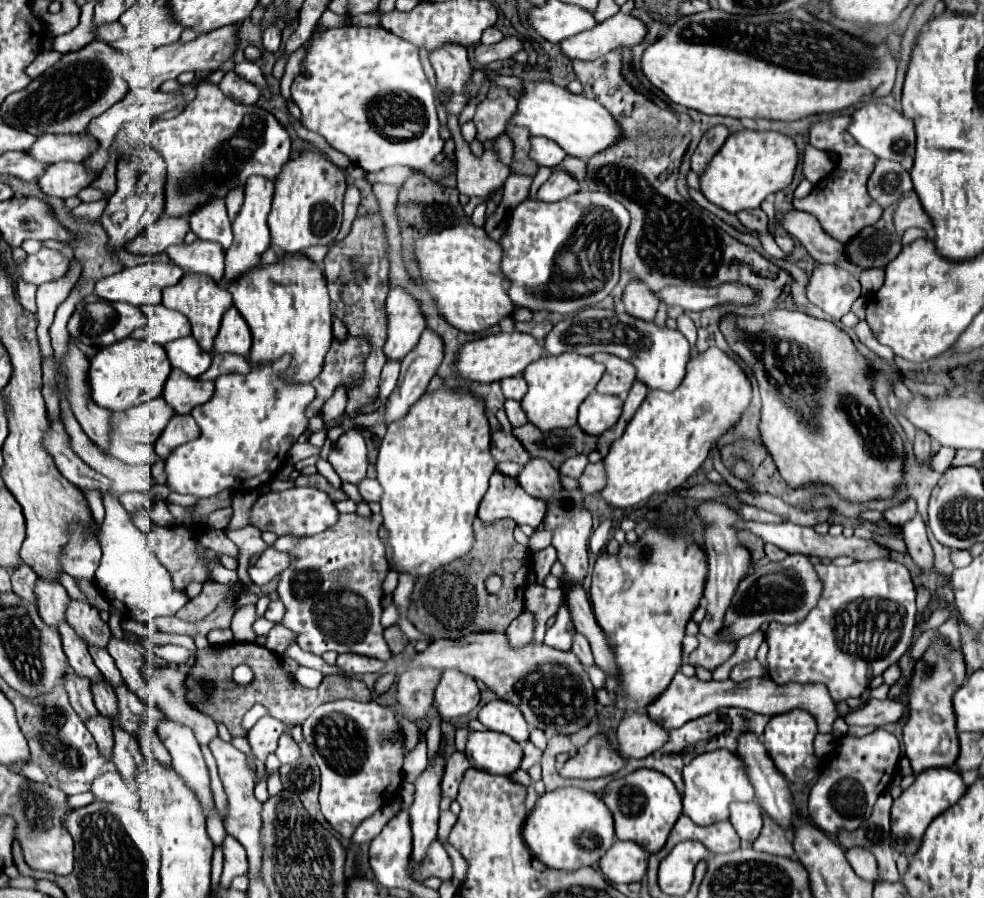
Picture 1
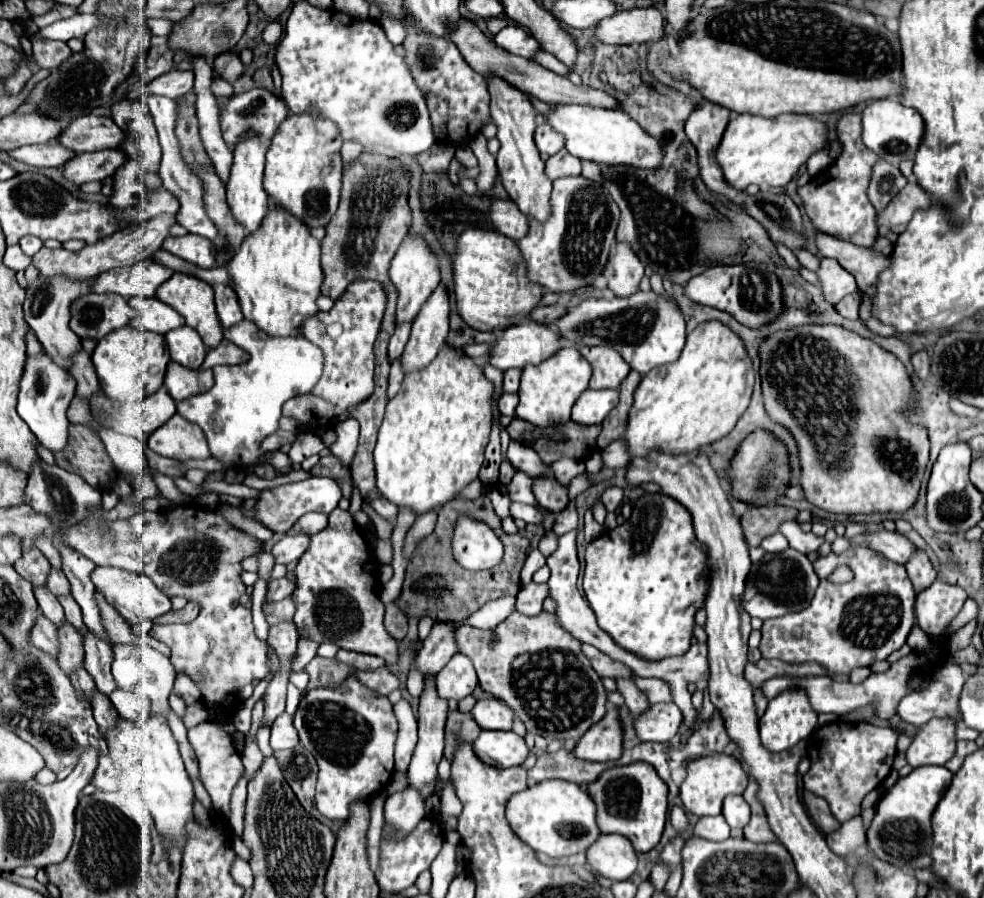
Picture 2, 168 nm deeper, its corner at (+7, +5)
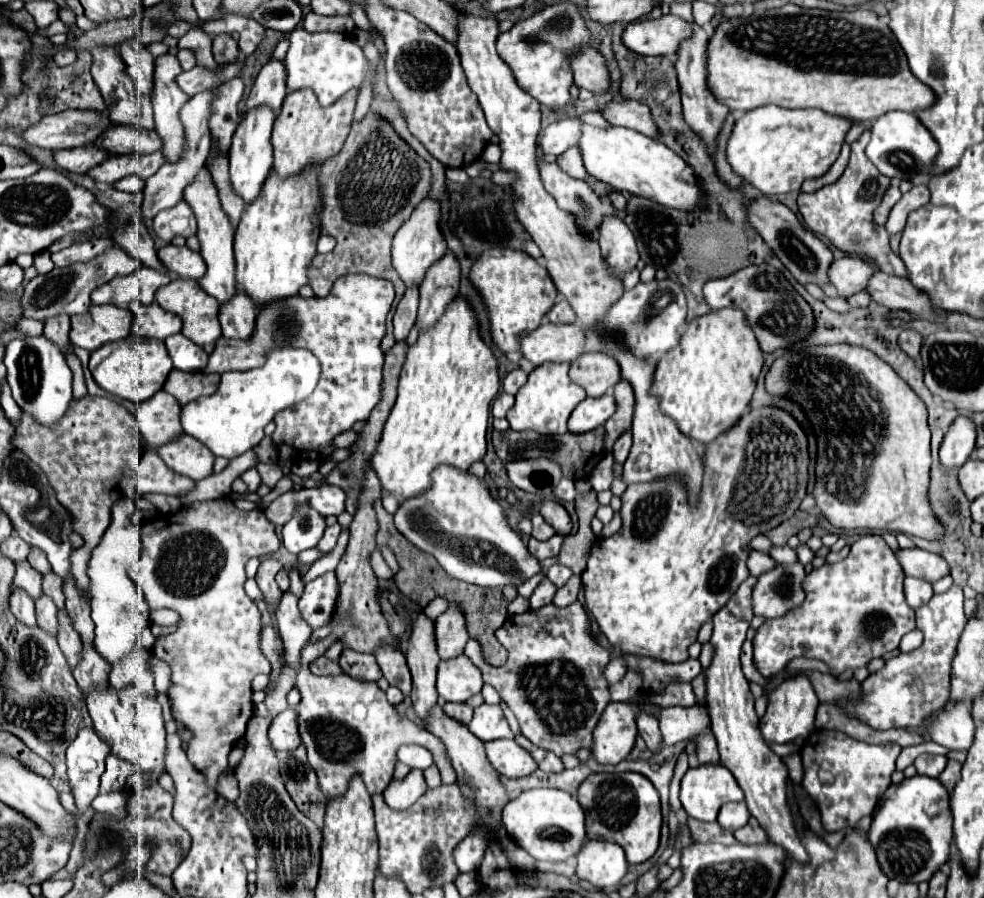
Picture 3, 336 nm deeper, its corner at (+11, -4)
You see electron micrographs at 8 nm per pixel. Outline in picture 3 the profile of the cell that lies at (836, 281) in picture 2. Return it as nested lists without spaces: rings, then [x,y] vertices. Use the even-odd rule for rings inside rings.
[[[841,257],[829,267],[829,281],[837,289],[841,299],[849,299],[851,295],[865,289],[873,273],[873,265],[867,259],[859,257]]]

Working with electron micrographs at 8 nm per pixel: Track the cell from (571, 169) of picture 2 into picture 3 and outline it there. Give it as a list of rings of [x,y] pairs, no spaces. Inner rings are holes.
[[[571,147],[561,157],[557,157],[557,165],[561,167],[561,171],[565,171],[569,177],[575,177],[575,179],[583,179],[587,175],[577,147]]]

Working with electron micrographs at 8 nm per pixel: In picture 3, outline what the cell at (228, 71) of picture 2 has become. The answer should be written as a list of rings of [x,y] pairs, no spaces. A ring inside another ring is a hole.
[[[223,33],[217,35],[213,39],[213,57],[217,61],[217,65],[225,65],[225,63],[233,63],[233,59],[239,59],[239,49],[237,49],[237,41]]]

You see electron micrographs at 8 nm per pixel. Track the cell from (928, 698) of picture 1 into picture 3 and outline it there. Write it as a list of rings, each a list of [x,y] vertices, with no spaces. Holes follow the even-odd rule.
[[[919,755],[913,763],[917,767],[917,773],[919,775],[927,775],[927,777],[937,777],[945,765],[947,765],[947,757],[941,757],[941,755]]]

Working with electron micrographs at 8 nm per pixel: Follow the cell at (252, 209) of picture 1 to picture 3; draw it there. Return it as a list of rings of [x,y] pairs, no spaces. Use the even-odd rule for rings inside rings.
[[[267,107],[253,109],[239,123],[231,149],[229,149],[229,177],[231,189],[245,201],[245,205],[253,203],[257,195],[261,195],[261,187],[273,169],[273,145],[271,145],[271,129],[275,123],[275,113]]]

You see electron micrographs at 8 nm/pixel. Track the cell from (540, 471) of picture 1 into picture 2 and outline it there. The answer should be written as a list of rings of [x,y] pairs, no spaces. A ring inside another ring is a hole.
[[[537,478],[533,484],[533,494],[539,502],[539,506],[543,506],[545,510],[559,514],[567,508],[569,498],[567,498],[567,488],[561,486],[555,478]]]

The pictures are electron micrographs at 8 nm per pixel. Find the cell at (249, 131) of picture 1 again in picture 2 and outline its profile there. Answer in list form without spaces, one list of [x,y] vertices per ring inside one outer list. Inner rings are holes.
[[[255,88],[245,94],[235,94],[227,100],[225,112],[221,116],[221,132],[225,136],[223,140],[229,144],[229,148],[233,148],[247,134],[261,134],[261,138],[271,140],[277,126],[287,118],[287,114],[289,114],[287,104],[265,88]]]

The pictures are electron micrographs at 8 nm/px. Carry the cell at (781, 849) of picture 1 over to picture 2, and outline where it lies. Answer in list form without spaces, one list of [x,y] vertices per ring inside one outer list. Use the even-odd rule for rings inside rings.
[[[751,778],[747,790],[743,792],[745,800],[747,800],[749,806],[751,806],[751,820],[749,820],[749,824],[743,828],[745,838],[751,840],[751,842],[775,842],[777,838],[775,838],[775,834],[771,832],[771,828],[769,828],[769,824],[767,824],[765,810],[763,810],[763,806],[757,802],[755,792],[757,792],[757,782]]]

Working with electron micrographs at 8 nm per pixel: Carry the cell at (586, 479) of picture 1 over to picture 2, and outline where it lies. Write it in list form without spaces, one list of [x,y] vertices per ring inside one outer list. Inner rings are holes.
[[[615,440],[603,452],[603,468],[625,468],[629,464],[629,448],[625,440]]]

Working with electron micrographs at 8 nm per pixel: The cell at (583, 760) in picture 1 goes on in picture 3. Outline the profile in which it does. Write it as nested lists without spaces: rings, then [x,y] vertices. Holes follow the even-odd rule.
[[[625,701],[609,703],[603,711],[595,731],[593,731],[593,747],[591,757],[601,765],[617,765],[623,761],[635,743],[637,725],[635,715],[645,709],[647,713],[657,715],[655,707],[637,707]]]

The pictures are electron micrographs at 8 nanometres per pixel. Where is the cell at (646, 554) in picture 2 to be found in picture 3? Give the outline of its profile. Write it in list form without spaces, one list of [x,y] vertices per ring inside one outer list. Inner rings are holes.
[[[755,409],[749,411],[747,415],[741,417],[741,421],[731,427],[725,435],[719,435],[713,443],[707,445],[705,451],[705,477],[703,477],[703,491],[701,491],[701,499],[697,505],[689,505],[687,501],[687,493],[685,489],[679,485],[677,479],[657,479],[651,483],[635,483],[629,485],[627,491],[621,495],[623,507],[621,507],[621,519],[623,519],[623,527],[621,531],[617,531],[615,535],[607,537],[607,539],[599,539],[595,541],[595,545],[591,547],[589,559],[587,559],[587,569],[581,575],[581,583],[583,583],[583,593],[585,593],[585,609],[591,613],[591,617],[597,621],[599,631],[607,637],[607,641],[611,643],[613,649],[621,651],[621,653],[631,653],[631,655],[643,655],[643,657],[651,657],[651,659],[659,659],[665,663],[679,663],[685,661],[689,657],[687,649],[691,643],[697,641],[697,633],[699,627],[709,621],[727,601],[729,597],[735,593],[735,589],[739,587],[739,583],[743,579],[749,577],[749,571],[745,571],[745,555],[749,555],[749,541],[759,535],[765,533],[773,527],[777,527],[777,523],[783,523],[785,519],[789,519],[797,509],[799,503],[803,501],[803,497],[807,495],[807,467],[809,467],[809,453],[807,453],[807,439],[803,429],[799,427],[799,423],[789,417],[787,413],[779,411],[779,409]]]

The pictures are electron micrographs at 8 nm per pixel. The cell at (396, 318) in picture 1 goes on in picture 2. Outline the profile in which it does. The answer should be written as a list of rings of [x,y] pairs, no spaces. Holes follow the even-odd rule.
[[[407,234],[405,240],[401,242],[395,258],[391,260],[391,280],[397,286],[399,292],[399,302],[397,302],[397,322],[411,322],[419,308],[425,304],[425,300],[431,296],[431,292],[439,286],[439,260],[437,256],[429,250],[427,242],[417,236],[417,234]]]

